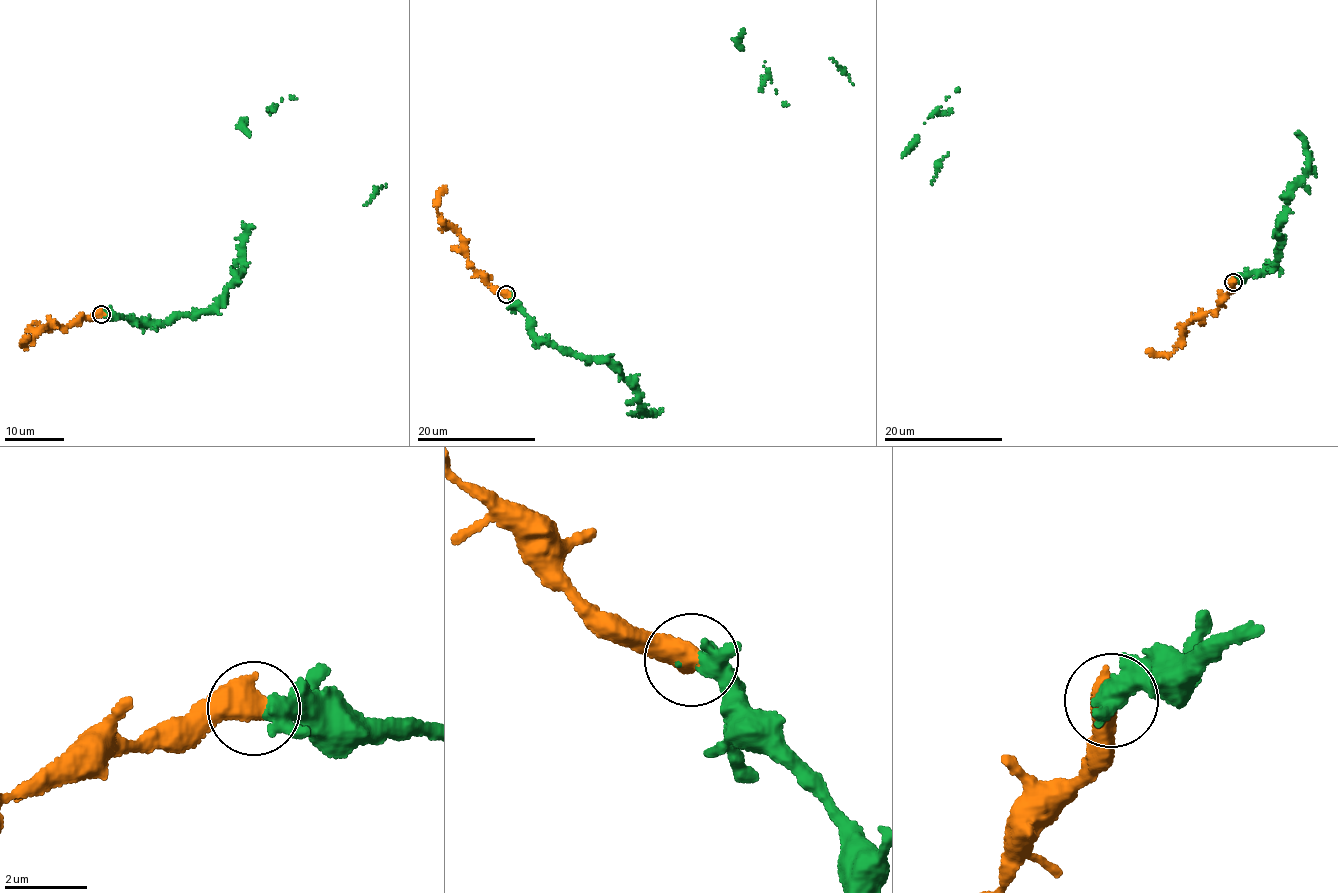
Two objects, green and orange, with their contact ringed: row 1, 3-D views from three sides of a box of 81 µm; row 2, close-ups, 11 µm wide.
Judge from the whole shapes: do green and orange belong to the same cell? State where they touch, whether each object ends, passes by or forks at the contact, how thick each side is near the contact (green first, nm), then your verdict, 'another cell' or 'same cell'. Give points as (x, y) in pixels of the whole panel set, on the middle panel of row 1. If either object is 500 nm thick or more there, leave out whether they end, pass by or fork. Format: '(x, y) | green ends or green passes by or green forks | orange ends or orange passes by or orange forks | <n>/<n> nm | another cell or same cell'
(506, 294) | 380/650 nm | same cell

